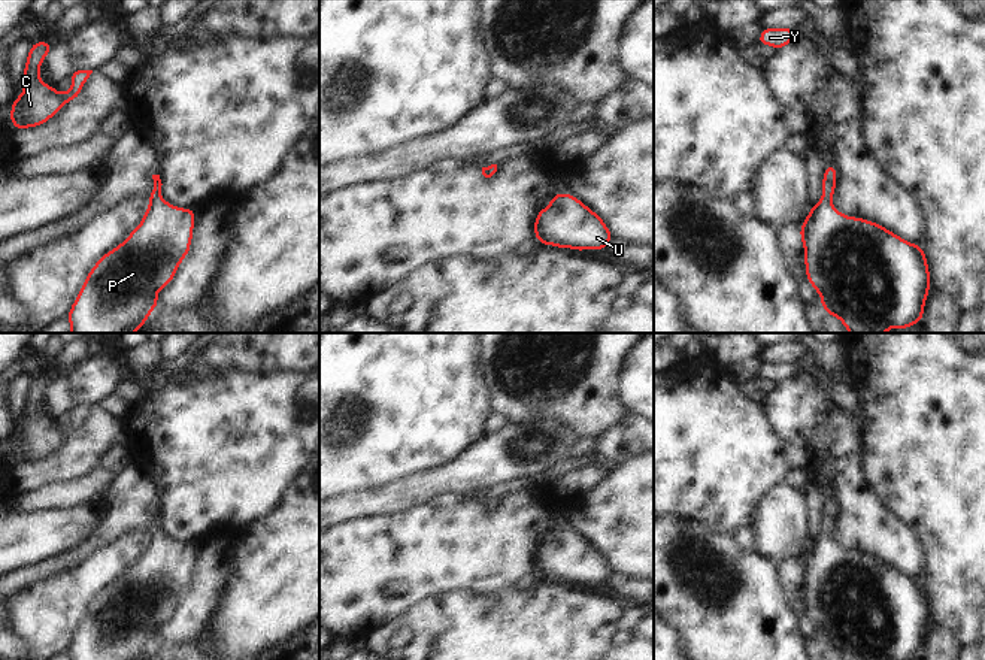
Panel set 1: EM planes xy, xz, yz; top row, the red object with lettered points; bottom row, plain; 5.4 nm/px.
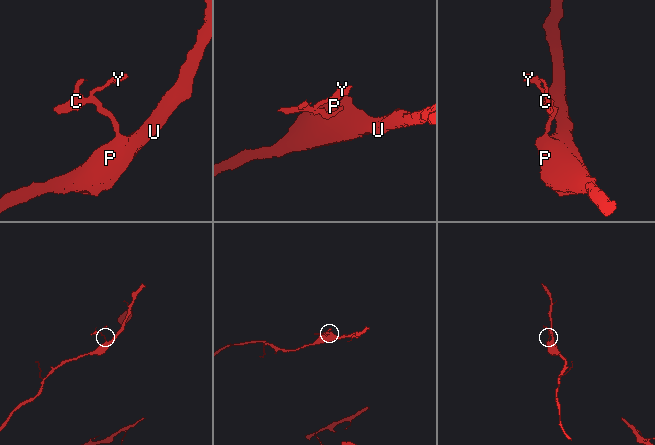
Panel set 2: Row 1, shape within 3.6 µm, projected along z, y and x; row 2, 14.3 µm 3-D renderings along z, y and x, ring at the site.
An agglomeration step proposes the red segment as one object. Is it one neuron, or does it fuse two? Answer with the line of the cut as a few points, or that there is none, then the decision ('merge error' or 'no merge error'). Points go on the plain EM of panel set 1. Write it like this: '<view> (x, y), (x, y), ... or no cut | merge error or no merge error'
no cut | no merge error

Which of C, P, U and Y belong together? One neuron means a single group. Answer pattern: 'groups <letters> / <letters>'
groups C P U Y

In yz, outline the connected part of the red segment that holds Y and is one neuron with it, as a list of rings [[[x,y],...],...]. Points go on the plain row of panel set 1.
[[[767,361],[763,363],[758,376],[760,379],[773,381],[775,384],[782,384],[785,379],[794,376],[798,373],[798,364],[797,363],[775,363]]]

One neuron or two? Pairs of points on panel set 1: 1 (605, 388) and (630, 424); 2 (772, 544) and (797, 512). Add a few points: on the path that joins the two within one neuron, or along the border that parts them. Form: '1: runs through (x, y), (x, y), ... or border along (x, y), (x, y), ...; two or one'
1: border along (629, 414), (597, 435); two
2: runs through (779, 536), (781, 529), (790, 520); one

